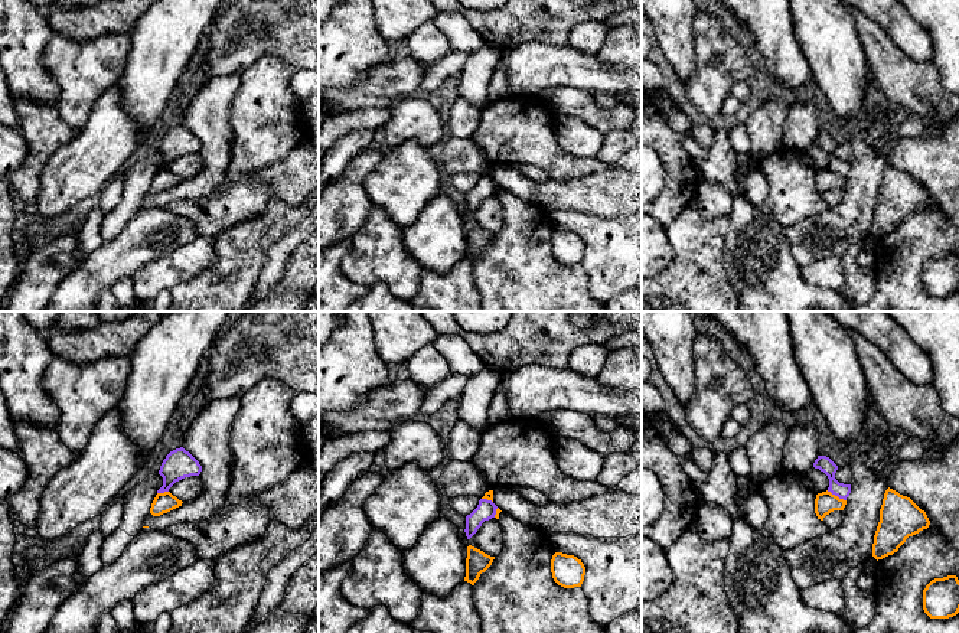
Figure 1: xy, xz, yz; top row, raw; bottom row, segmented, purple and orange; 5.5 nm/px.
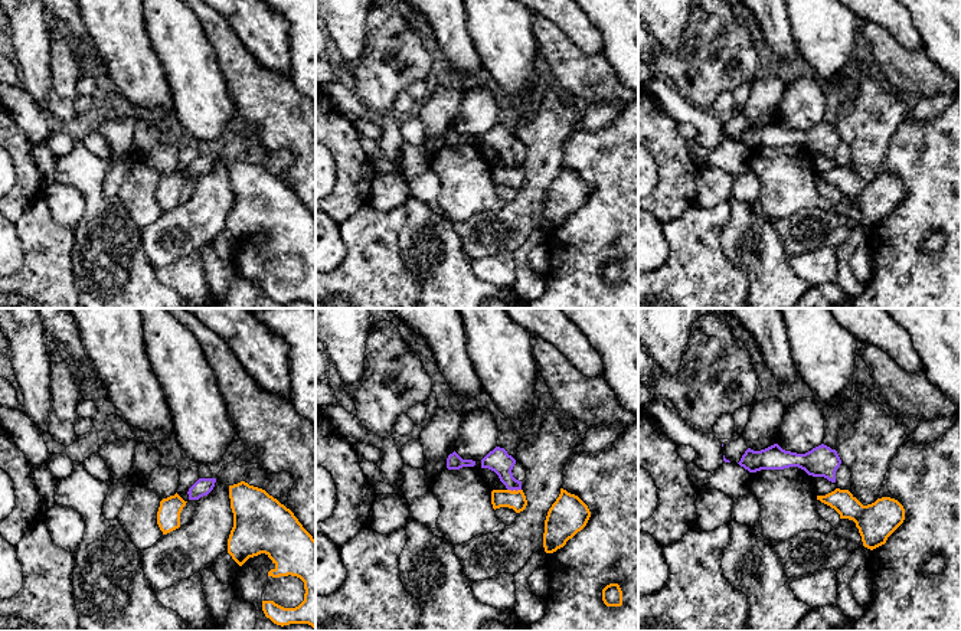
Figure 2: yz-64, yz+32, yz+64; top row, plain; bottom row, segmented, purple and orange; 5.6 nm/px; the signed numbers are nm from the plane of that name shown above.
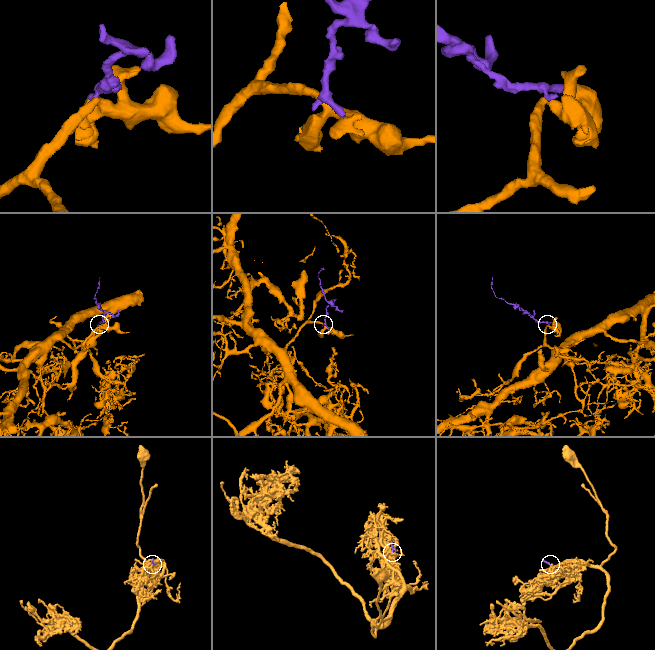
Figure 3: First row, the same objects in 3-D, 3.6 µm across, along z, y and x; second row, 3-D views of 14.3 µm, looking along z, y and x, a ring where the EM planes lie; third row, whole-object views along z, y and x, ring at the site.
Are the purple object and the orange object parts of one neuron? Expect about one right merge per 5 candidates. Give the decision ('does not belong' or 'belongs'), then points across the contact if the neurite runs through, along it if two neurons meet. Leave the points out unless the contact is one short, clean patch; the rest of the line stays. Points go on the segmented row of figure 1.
does not belong

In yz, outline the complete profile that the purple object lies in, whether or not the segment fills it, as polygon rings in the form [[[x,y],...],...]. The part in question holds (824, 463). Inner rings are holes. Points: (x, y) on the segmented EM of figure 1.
[[[818,456],[818,459],[813,463],[813,467],[819,469],[821,472],[823,472],[828,476],[828,479],[829,479],[828,492],[838,496],[839,499],[847,500],[847,497],[851,493],[851,484],[839,483],[835,479],[835,473],[838,470],[838,466],[829,457]]]

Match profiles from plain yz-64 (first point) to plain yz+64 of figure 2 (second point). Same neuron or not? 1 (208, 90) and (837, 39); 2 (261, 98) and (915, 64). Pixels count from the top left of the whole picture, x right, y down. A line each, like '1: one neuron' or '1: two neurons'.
1: one neuron
2: one neuron

